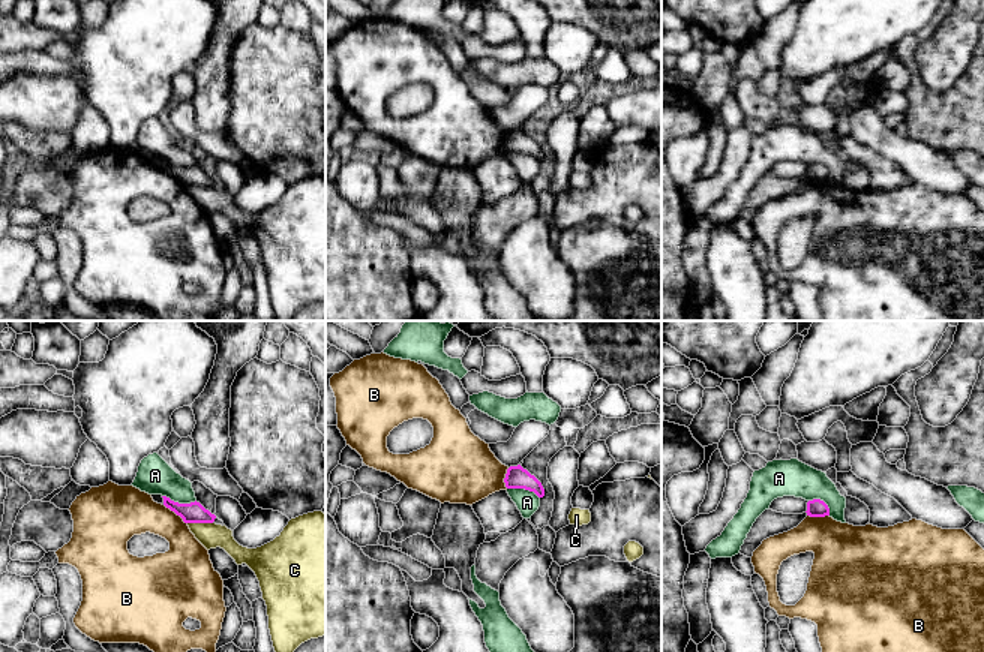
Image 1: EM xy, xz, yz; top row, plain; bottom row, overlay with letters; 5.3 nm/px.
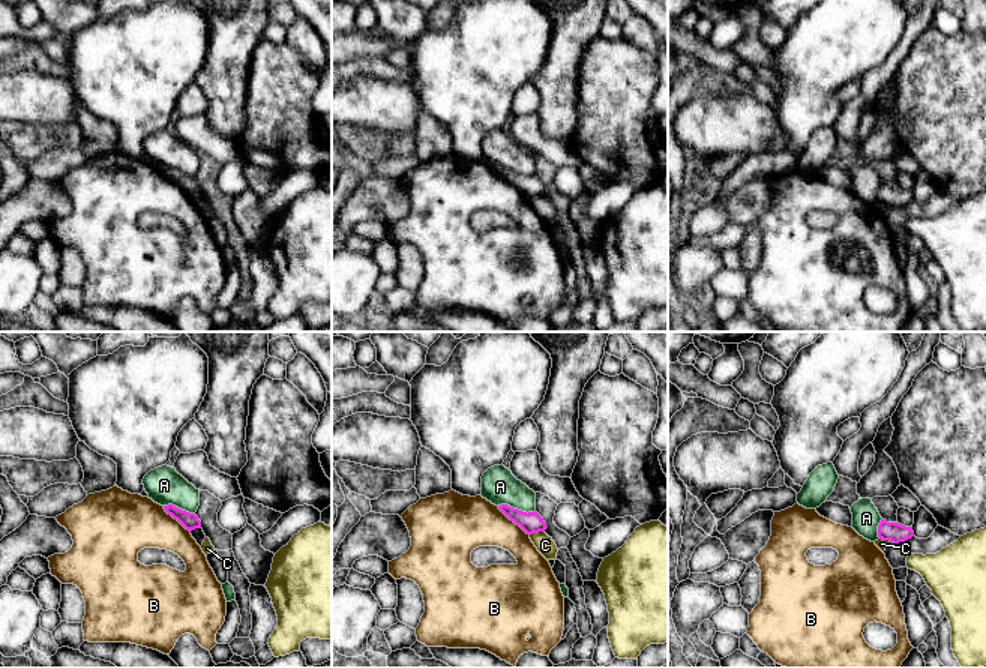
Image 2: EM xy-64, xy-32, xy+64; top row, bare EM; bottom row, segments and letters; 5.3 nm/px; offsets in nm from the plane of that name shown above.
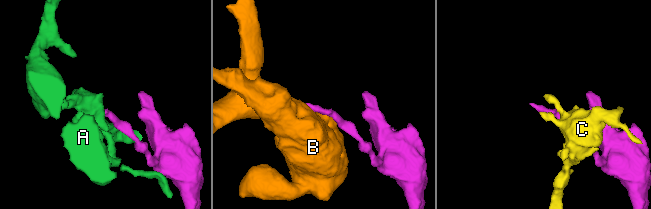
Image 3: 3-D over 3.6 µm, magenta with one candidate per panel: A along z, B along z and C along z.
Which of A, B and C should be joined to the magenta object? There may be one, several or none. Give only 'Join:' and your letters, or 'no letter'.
Join: no letter

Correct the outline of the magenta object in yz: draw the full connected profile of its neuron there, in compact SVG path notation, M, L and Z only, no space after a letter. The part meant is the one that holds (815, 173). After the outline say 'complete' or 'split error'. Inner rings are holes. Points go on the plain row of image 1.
M813 163L807 166L807 180L810 181L825 181L830 180L828 169L820 163Z; complete

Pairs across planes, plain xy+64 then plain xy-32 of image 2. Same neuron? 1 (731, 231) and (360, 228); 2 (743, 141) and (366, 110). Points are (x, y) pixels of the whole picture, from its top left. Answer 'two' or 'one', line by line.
1: two
2: one

